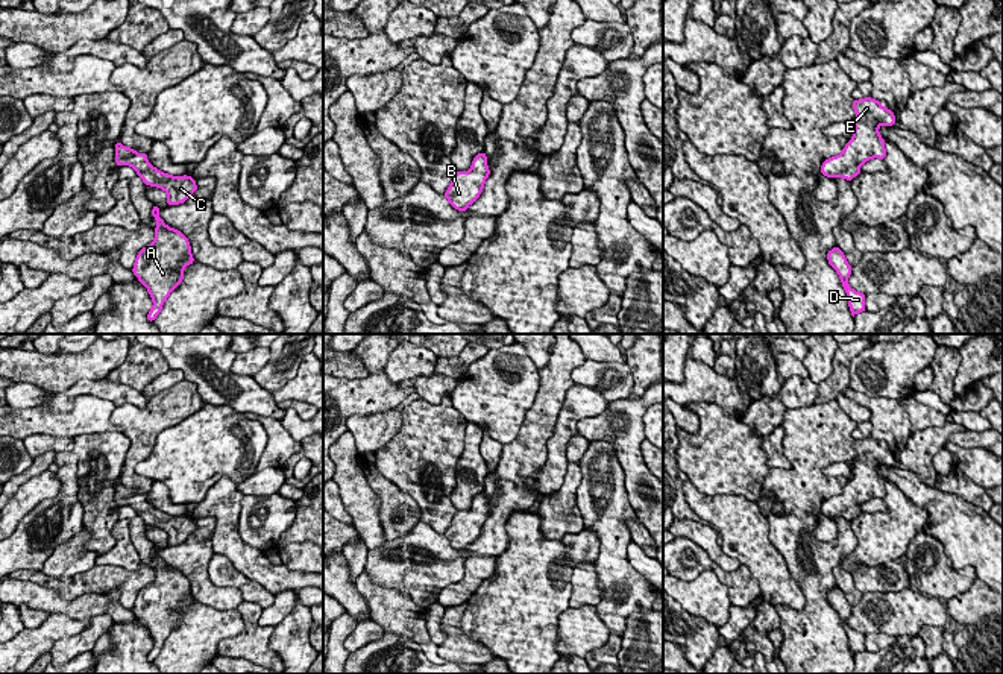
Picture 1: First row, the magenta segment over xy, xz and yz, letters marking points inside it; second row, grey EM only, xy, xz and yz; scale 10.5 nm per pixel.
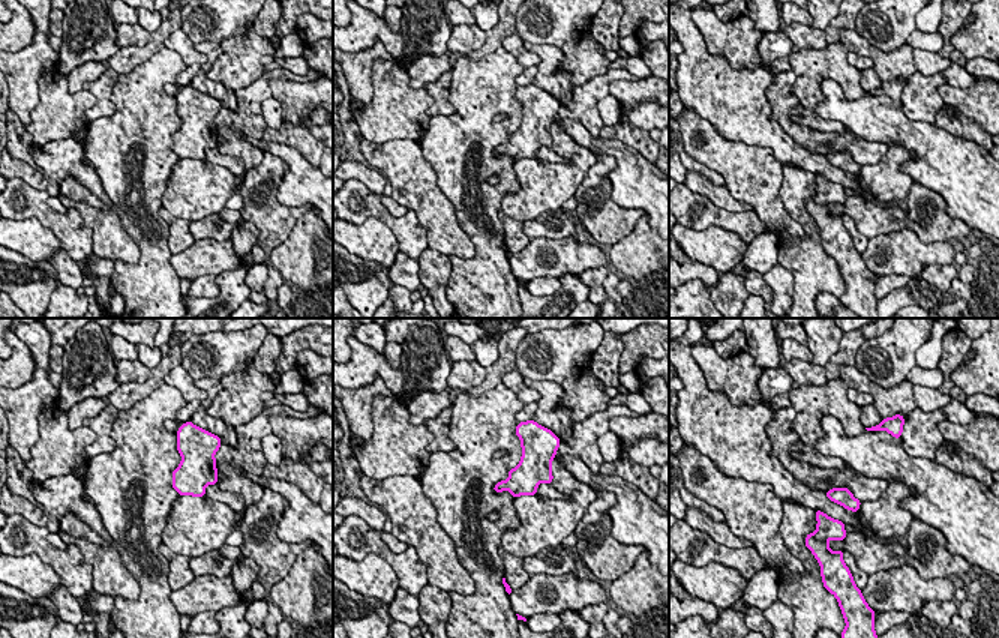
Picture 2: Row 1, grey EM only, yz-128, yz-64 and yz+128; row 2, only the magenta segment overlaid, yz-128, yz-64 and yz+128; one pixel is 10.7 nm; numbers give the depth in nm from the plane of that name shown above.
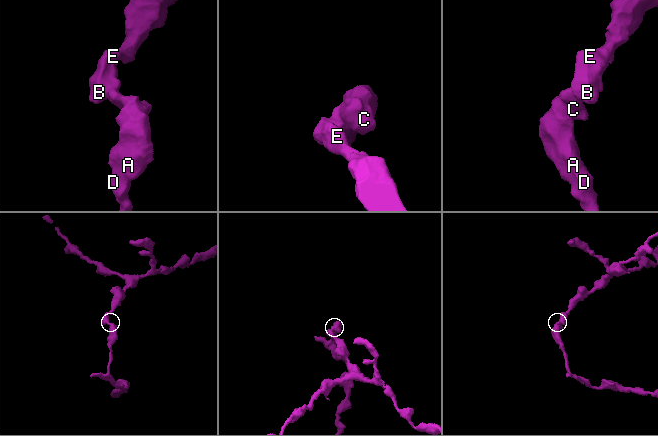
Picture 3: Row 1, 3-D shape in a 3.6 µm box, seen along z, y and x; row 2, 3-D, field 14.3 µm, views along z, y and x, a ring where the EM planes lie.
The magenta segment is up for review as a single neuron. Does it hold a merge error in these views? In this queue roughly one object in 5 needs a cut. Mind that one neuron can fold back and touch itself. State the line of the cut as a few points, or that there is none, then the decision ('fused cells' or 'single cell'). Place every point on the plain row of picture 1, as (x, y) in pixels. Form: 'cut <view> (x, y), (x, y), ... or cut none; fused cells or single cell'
cut none; single cell

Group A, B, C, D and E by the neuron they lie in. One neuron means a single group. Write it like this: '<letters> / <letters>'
A B C D E

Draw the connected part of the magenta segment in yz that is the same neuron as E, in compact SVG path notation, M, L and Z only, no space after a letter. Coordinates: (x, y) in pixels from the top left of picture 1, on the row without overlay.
M865 437L853 442L856 463L853 478L845 484L838 496L825 499L821 513L827 518L844 518L851 521L862 513L860 506L873 498L885 499L885 480L879 474L882 465L894 466L895 455L891 449L880 445L879 440Z

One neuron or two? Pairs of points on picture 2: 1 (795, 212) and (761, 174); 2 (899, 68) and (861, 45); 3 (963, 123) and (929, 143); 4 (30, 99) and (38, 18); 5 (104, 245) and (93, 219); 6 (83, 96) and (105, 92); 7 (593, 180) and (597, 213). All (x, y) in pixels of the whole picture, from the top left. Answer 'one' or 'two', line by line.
1: two
2: one
3: two
4: one
5: one
6: two
7: one

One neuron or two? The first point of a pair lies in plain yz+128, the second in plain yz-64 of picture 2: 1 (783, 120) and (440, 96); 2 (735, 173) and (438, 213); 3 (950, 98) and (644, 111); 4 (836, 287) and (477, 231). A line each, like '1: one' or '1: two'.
1: one
2: one
3: one
4: one

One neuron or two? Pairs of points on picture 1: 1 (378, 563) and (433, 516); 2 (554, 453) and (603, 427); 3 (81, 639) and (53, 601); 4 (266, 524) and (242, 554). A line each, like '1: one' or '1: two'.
1: two
2: two
3: two
4: two

